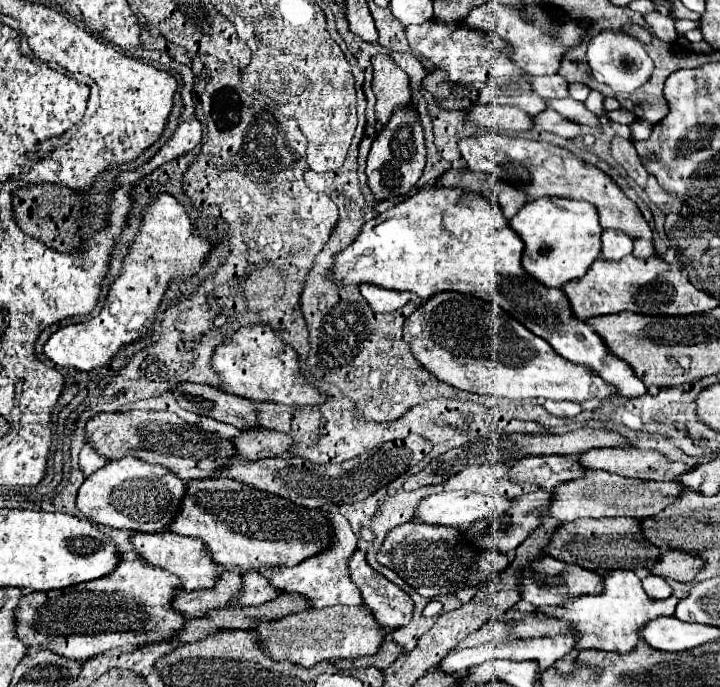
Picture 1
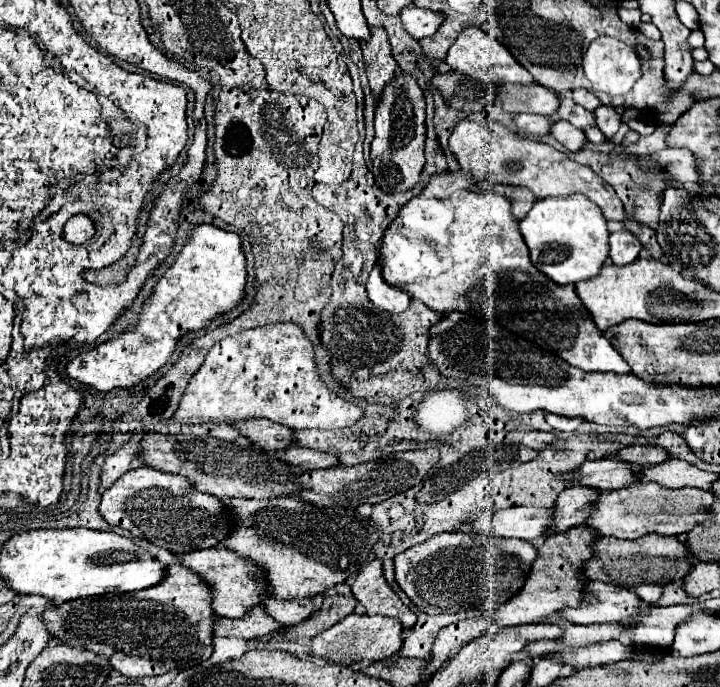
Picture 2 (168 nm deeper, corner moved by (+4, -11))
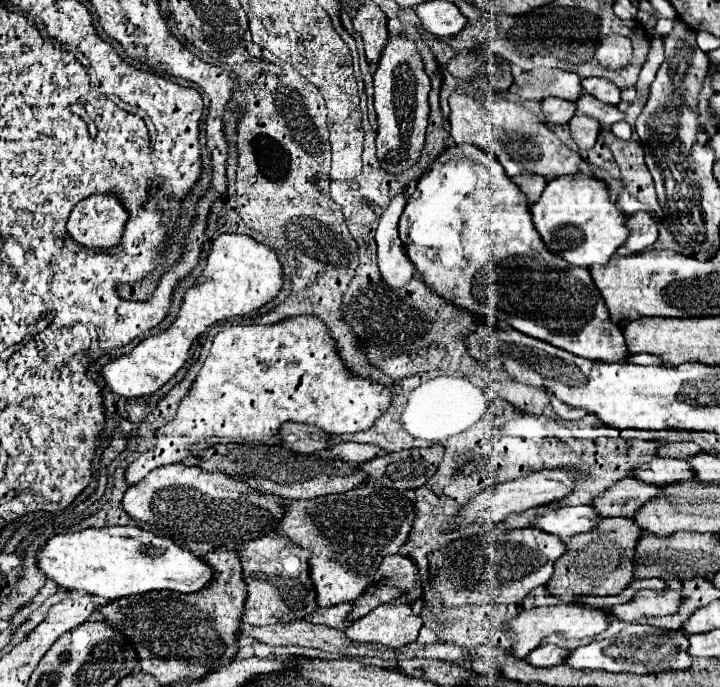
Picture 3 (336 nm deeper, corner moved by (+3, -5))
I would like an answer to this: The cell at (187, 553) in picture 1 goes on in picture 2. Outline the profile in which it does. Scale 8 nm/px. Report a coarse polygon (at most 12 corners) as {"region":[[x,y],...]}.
{"region":[[226,548],[174,554],[212,590],[218,616],[264,600],[264,576]]}

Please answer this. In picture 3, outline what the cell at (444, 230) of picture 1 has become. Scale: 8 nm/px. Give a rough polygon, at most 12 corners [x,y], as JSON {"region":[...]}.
{"region":[[479,146],[445,148],[399,238],[423,282],[587,360],[627,362],[585,266]]}

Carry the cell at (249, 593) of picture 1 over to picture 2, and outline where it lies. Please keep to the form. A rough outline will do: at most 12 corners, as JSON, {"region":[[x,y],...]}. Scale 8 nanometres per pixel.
{"region":[[266,598],[262,608],[278,624],[290,626],[314,610],[310,598]]}

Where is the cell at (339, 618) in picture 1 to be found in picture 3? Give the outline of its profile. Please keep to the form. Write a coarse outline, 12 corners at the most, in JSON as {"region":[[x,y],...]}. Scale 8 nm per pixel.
{"region":[[397,600],[345,632],[355,642],[403,648],[423,618]]}

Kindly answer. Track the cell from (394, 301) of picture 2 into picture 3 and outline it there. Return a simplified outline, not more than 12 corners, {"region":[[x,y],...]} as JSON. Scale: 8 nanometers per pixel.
{"region":[[403,188],[381,214],[375,236],[379,272],[391,288],[413,278],[397,232]]}

